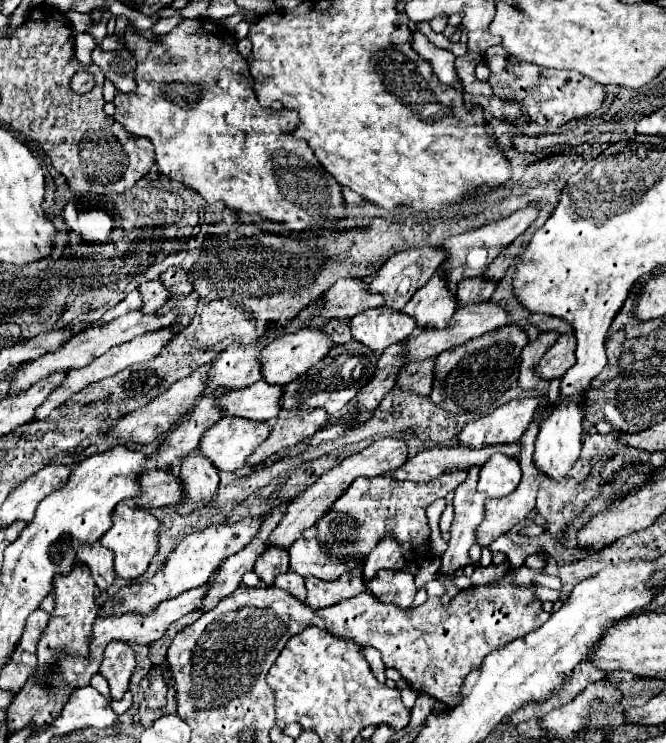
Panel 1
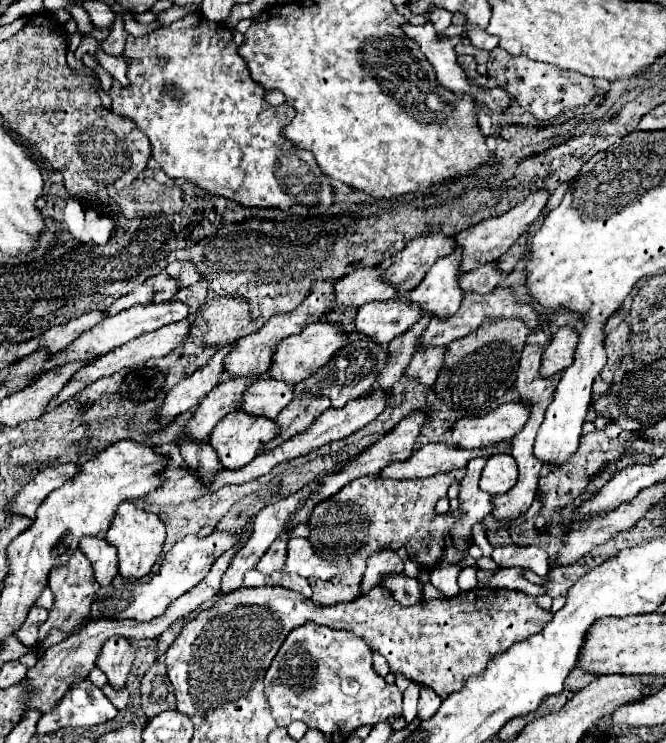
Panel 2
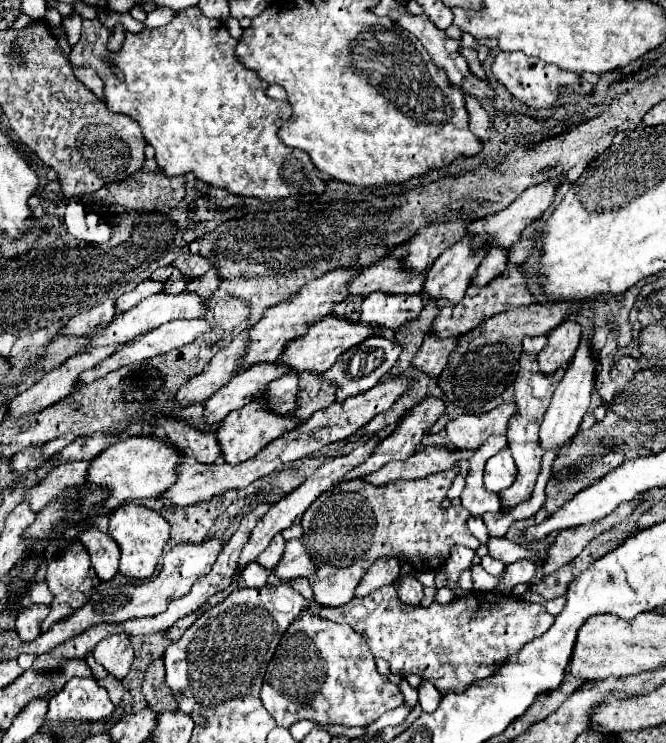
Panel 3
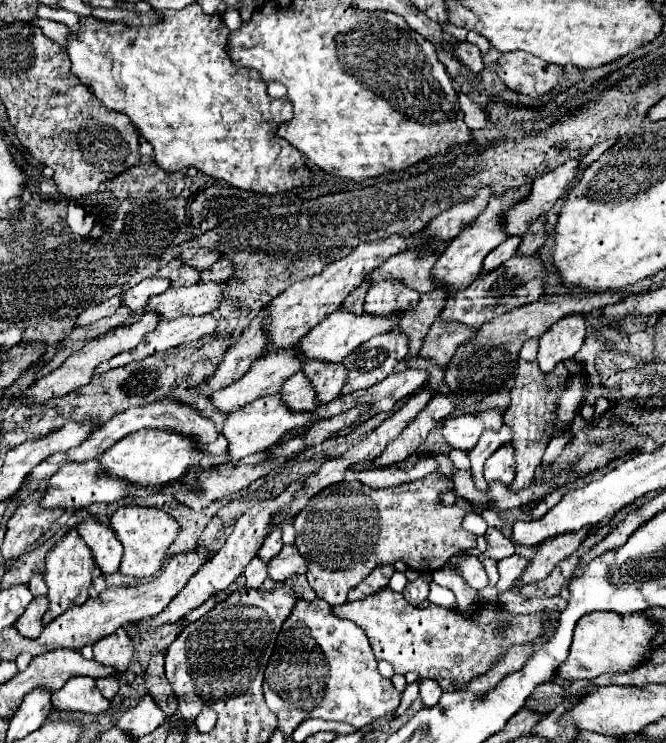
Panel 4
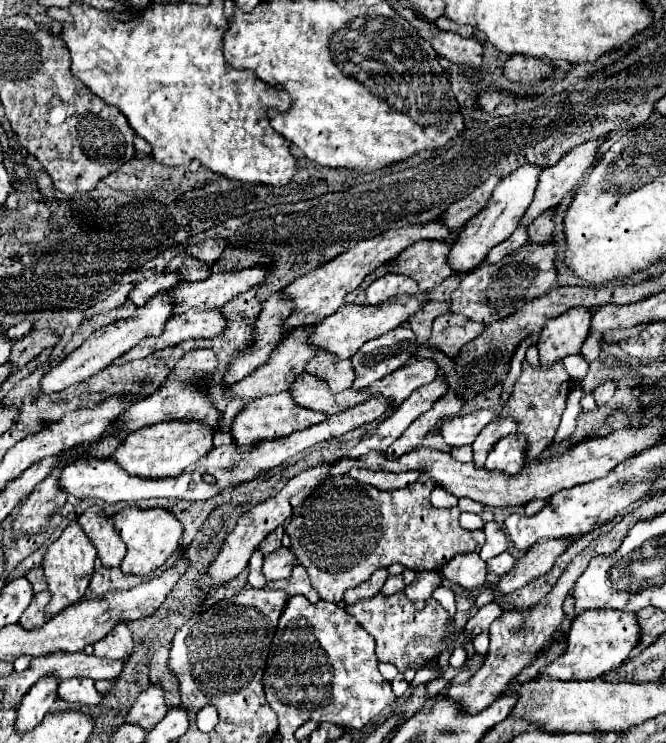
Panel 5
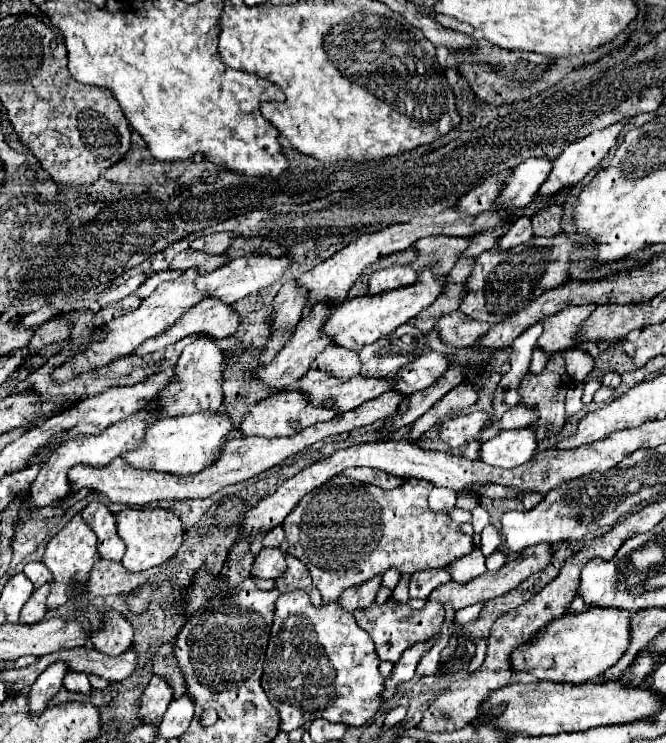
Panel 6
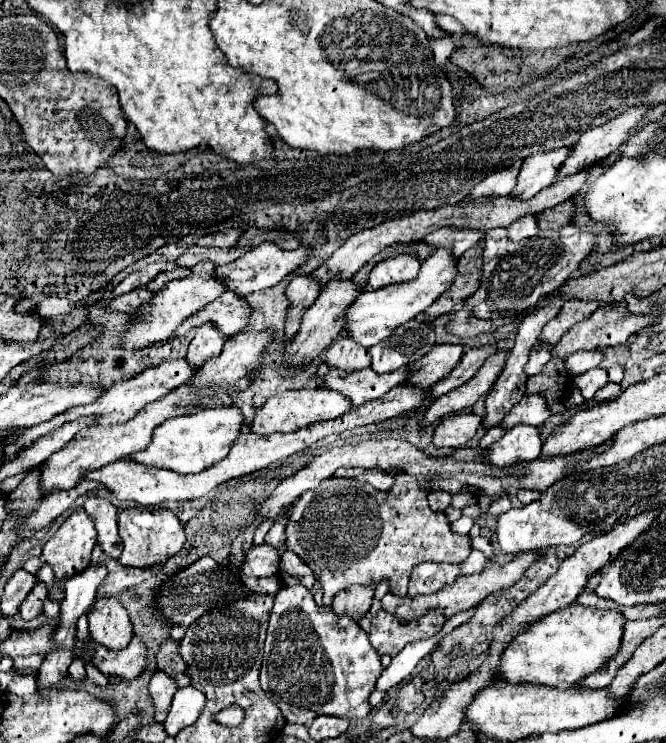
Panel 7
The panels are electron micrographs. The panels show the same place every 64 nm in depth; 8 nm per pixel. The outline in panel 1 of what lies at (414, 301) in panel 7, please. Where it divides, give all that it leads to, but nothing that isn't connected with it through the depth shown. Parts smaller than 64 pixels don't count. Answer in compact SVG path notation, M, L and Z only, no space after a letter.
M302 328L296 334L286 334L268 344L258 354L258 360L262 362L262 378L270 384L290 384L292 380L308 372L308 368L316 366L316 362L324 360L324 356L332 350L332 346L334 346L332 338L322 328Z

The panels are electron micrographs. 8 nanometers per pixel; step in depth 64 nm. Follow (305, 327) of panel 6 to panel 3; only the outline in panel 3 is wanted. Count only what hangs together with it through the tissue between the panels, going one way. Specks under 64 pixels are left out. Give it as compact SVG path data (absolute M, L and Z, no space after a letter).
M256 364L256 368L246 368L236 374L226 386L222 386L218 392L214 392L204 402L204 416L208 424L224 420L228 412L238 410L246 406L250 400L262 396L268 388L268 384L282 374L290 374L292 368L284 368L284 364Z

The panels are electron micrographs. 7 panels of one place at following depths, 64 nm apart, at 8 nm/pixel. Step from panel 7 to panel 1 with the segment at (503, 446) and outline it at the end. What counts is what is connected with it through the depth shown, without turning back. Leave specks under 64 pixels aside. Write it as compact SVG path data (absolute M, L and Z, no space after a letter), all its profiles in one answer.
M494 454L480 470L478 490L486 492L490 498L502 498L518 486L520 476L522 474L516 458Z

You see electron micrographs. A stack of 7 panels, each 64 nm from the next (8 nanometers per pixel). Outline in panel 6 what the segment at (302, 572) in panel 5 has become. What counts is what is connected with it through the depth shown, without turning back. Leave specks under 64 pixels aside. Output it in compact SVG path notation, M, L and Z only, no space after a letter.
M286 554L286 566L288 566L286 572L276 580L276 588L280 592L290 592L290 590L300 588L300 590L310 594L312 604L320 606L322 596L320 596L318 588L312 584L312 578L310 578L310 572L306 570L306 566L298 558L294 558L292 554Z

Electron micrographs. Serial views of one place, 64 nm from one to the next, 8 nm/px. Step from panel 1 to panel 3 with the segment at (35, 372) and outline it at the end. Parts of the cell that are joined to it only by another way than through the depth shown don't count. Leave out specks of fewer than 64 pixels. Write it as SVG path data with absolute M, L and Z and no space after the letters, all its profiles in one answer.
M184 290L184 292L172 294L172 296L166 296L166 292L148 296L136 308L124 312L122 316L116 314L114 320L110 322L110 326L96 336L92 346L108 346L108 344L114 344L114 342L126 342L126 340L130 340L130 338L134 338L134 336L138 336L142 332L150 332L150 330L158 328L160 324L176 320L176 318L202 318L204 308L208 308L206 300L202 300L198 292L186 292Z

